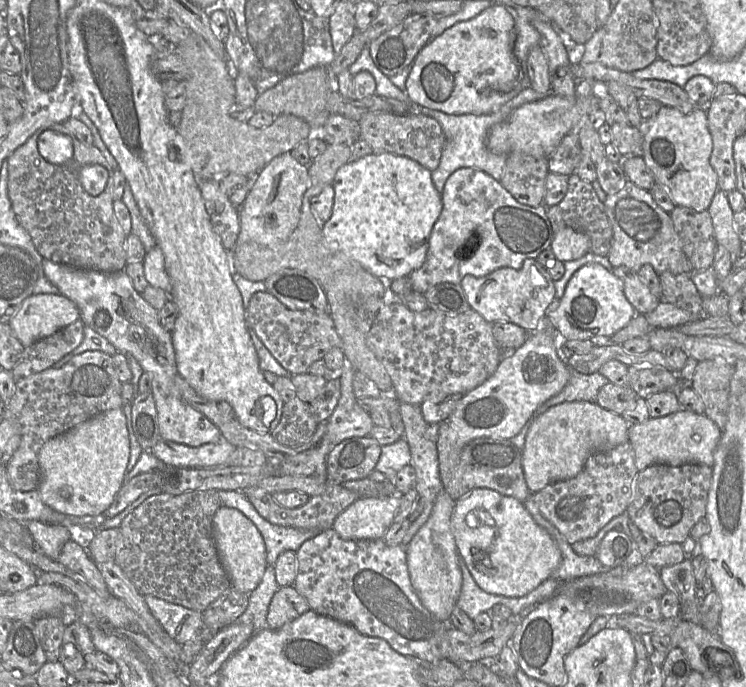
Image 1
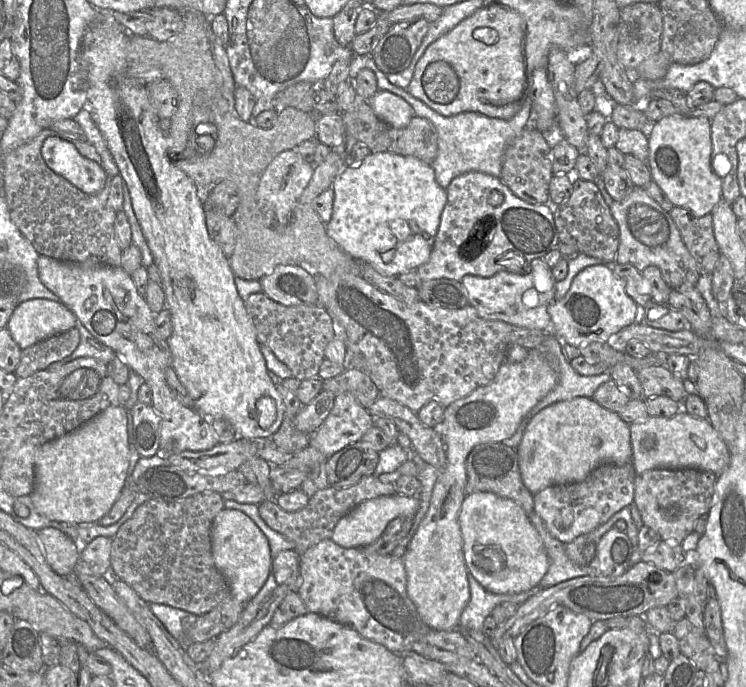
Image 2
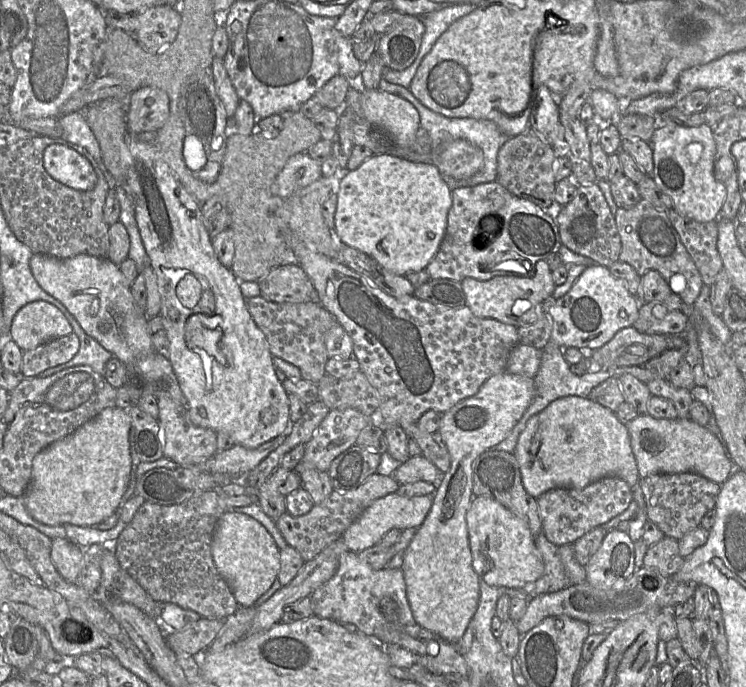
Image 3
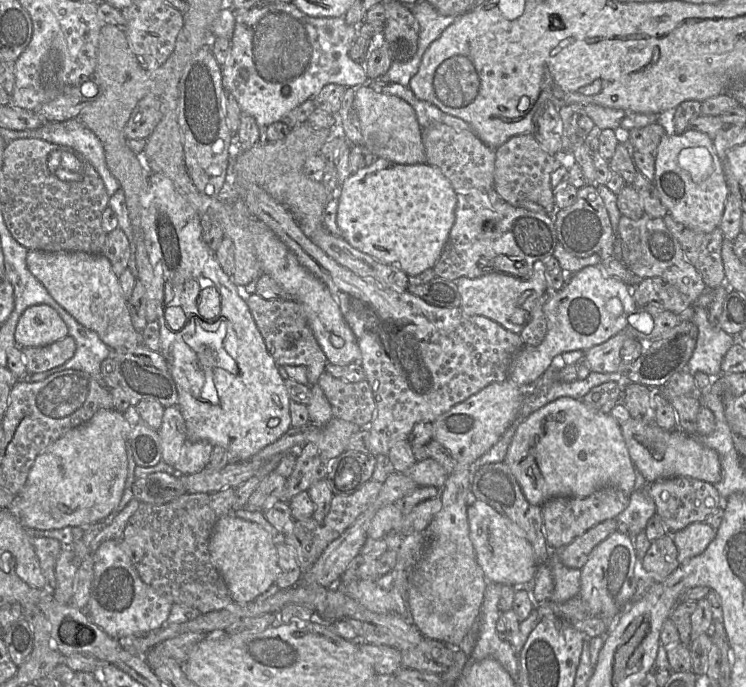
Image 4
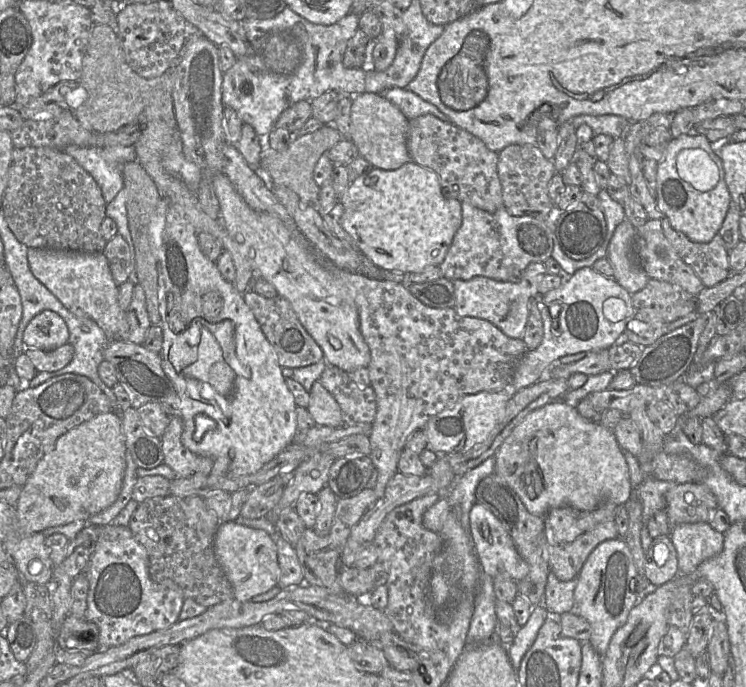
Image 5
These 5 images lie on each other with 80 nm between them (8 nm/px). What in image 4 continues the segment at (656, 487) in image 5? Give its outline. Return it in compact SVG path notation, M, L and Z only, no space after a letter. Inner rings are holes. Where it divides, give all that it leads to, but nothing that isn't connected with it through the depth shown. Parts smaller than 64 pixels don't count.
M647 487L634 490L629 497L629 505L615 519L628 525L628 534L634 543L634 538L645 530L648 520L656 515L656 507Z

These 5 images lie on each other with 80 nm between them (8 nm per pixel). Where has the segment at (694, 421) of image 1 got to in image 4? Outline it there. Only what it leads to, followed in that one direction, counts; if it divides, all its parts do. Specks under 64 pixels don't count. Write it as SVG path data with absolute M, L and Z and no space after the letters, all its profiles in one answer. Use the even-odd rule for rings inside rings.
M630 418L621 425L622 434L634 466L648 484L655 481L690 477L715 485L721 479L721 465L716 451L680 430L666 431L657 424L646 424Z

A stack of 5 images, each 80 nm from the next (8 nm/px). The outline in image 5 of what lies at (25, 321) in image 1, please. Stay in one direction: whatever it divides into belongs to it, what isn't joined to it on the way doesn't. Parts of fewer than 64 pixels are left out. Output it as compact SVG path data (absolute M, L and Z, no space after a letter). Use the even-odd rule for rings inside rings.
M44 310L31 319L24 330L22 341L26 348L53 350L68 342L65 321L56 312Z

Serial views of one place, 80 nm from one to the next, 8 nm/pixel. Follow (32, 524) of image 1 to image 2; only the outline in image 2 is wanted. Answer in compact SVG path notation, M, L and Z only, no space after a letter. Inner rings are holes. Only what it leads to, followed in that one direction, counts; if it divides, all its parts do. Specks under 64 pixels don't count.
M47 527L37 531L47 563L61 576L71 576L81 552L62 530Z

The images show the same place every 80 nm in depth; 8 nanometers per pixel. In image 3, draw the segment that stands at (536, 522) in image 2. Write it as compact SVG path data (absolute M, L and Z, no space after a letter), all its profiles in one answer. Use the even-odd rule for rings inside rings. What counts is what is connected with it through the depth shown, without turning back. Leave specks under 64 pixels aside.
M543 532L535 538L535 545L542 557L544 571L533 585L526 585L523 590L527 591L530 597L535 597L568 587L569 578L560 560L558 546L551 543Z

